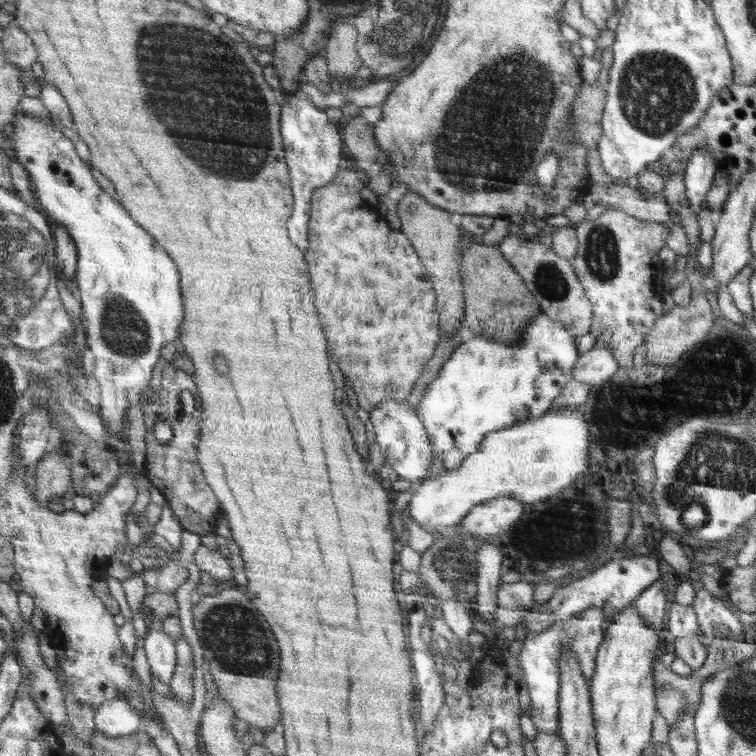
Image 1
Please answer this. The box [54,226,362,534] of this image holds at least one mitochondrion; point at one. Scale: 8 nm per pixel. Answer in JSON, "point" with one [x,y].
{"point":[121,318]}

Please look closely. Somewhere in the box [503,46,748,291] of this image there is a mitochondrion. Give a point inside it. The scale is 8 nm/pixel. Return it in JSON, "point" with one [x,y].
{"point":[656,90]}

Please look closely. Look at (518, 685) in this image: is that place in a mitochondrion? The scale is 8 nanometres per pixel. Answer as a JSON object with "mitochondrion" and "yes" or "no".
{"mitochondrion":"no"}

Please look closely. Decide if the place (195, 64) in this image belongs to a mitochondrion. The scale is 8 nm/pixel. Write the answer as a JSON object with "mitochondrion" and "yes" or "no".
{"mitochondrion":"yes"}

